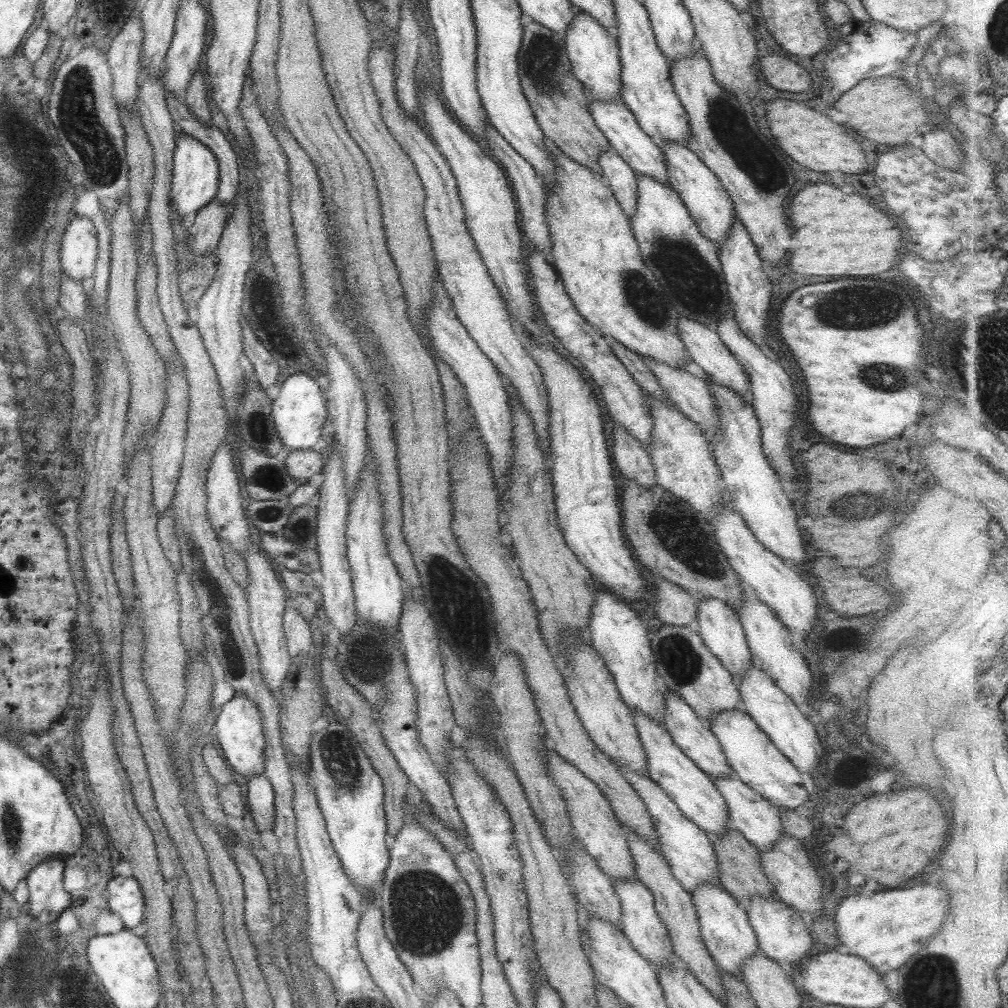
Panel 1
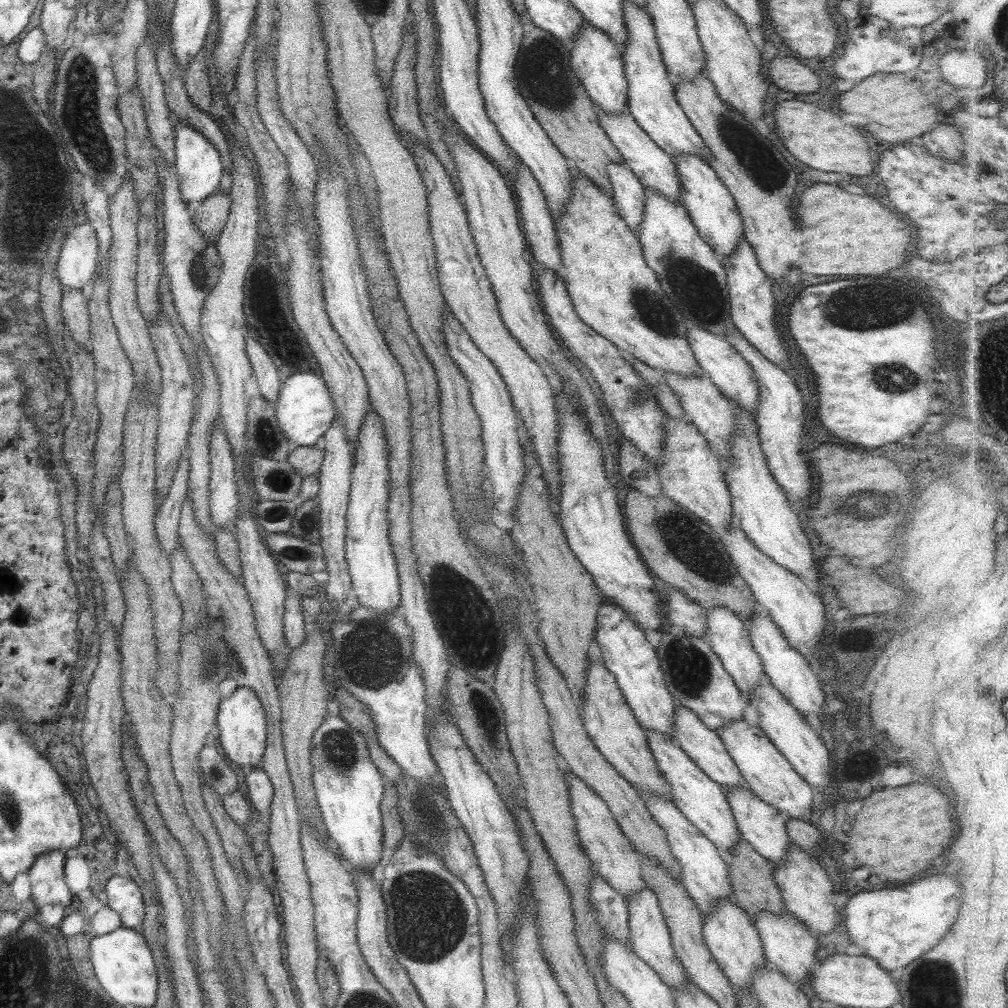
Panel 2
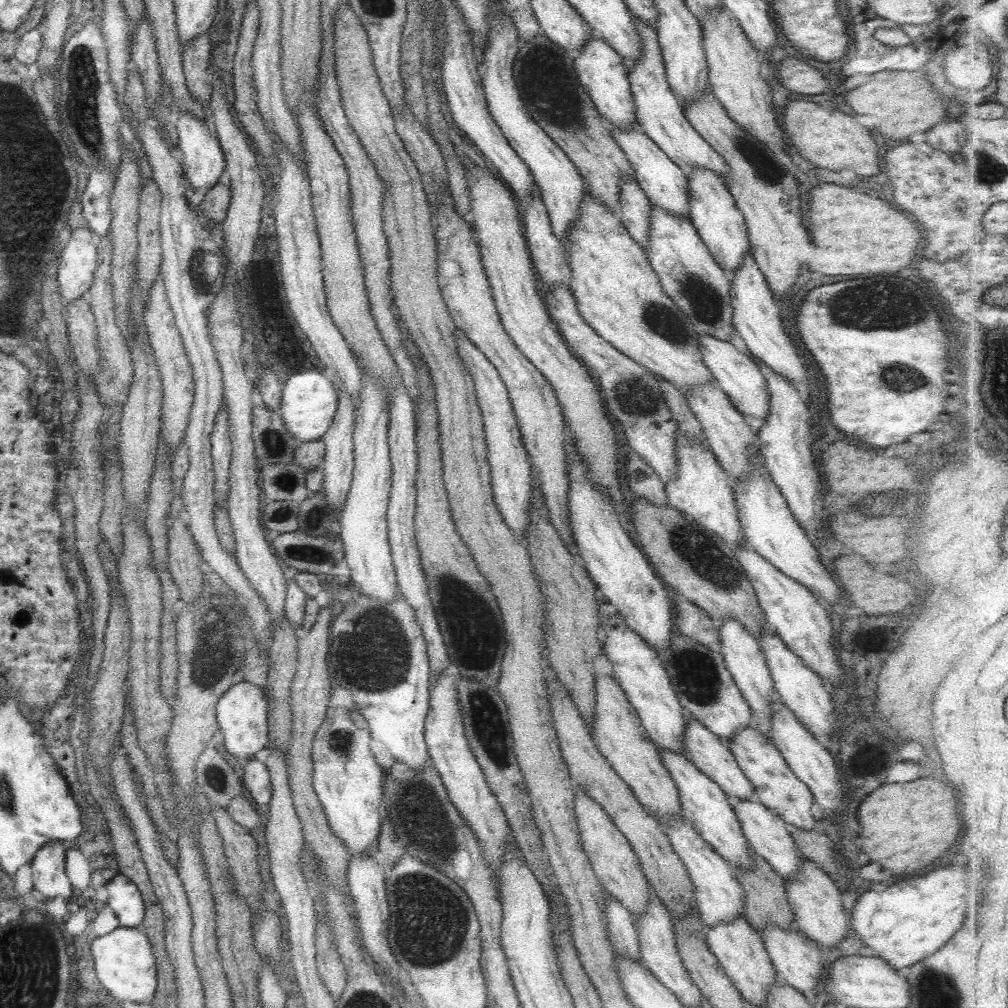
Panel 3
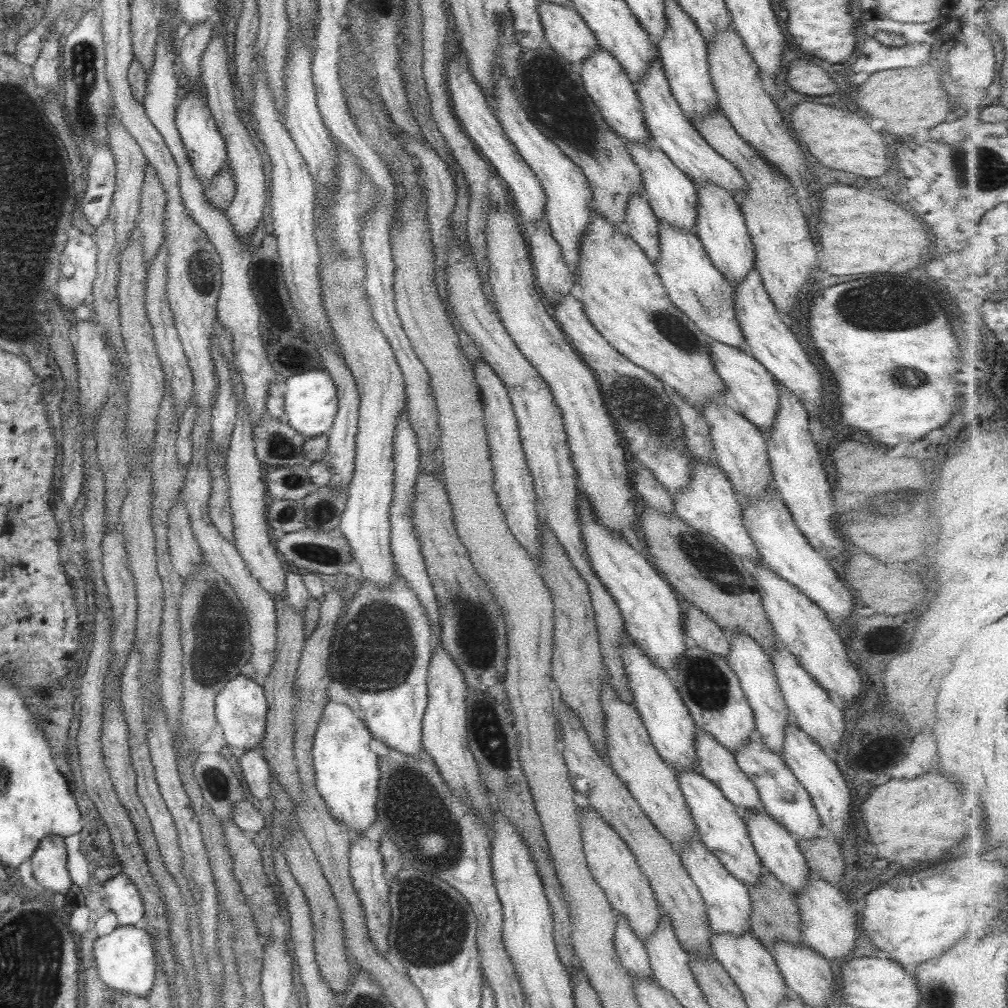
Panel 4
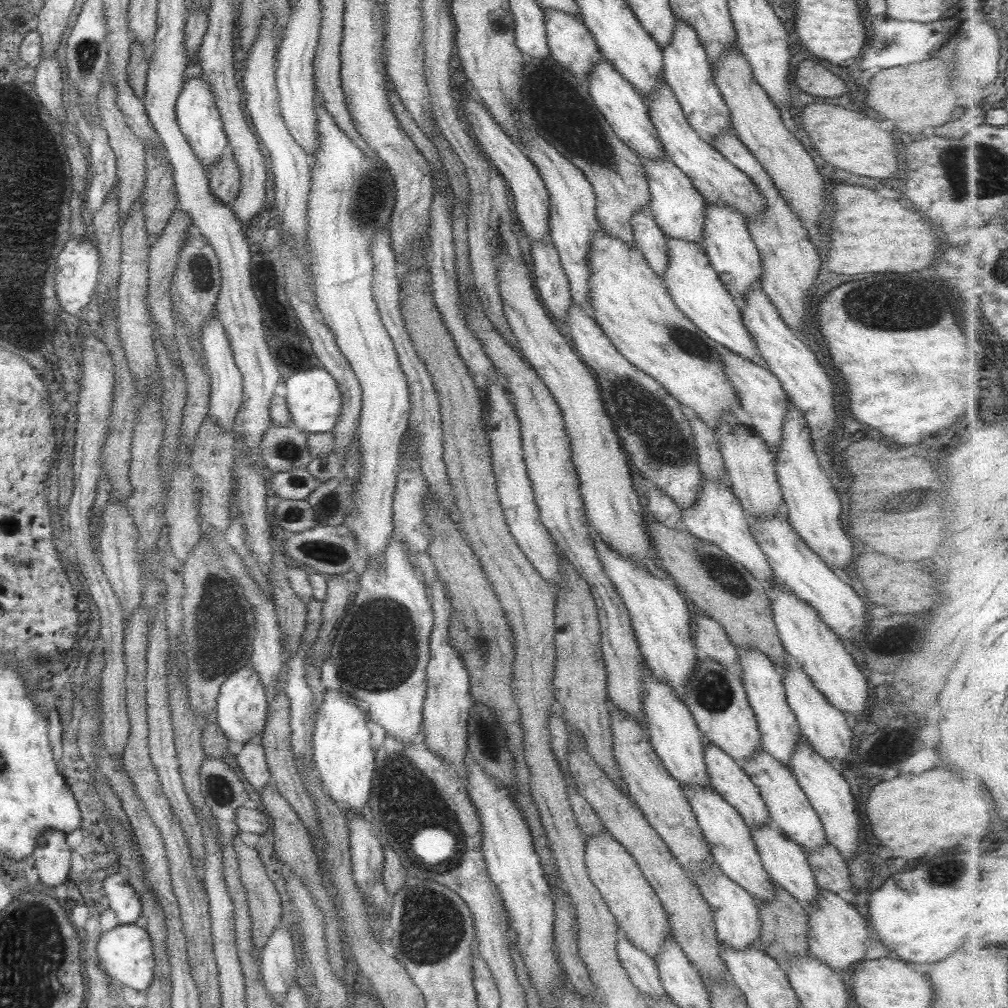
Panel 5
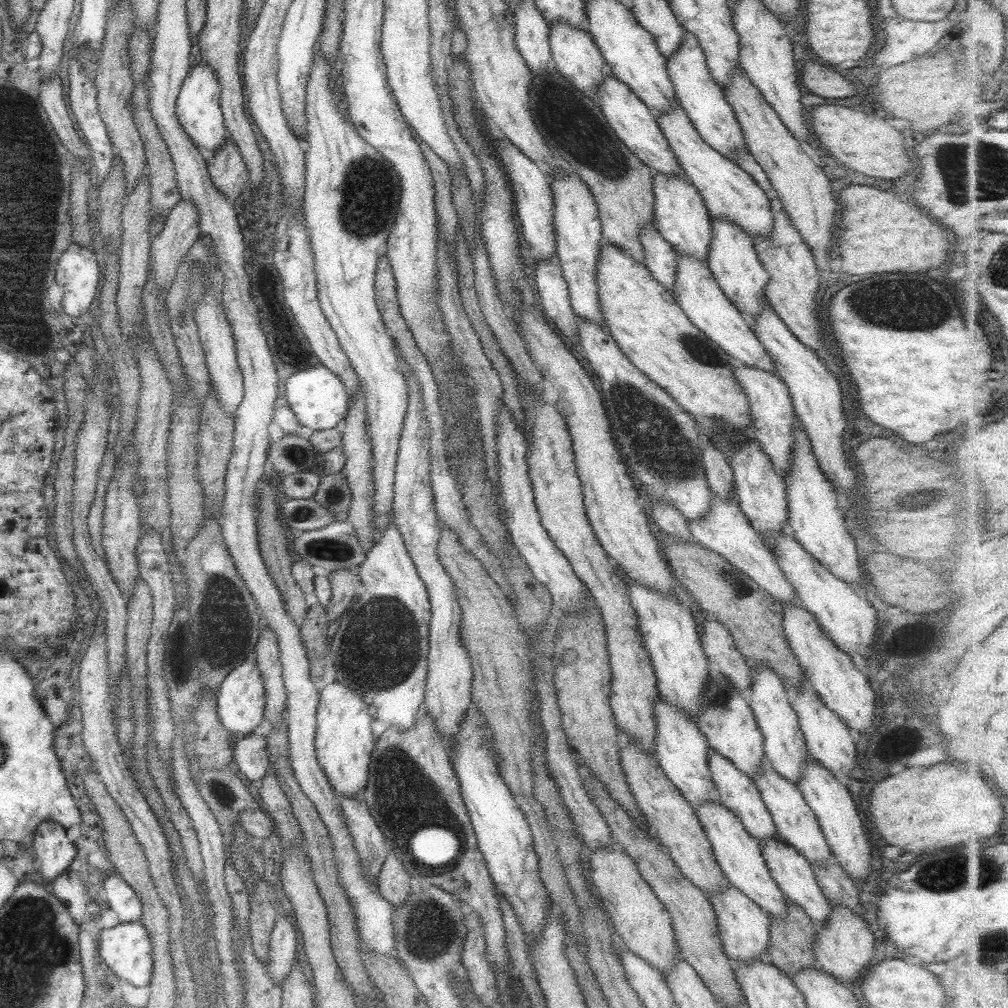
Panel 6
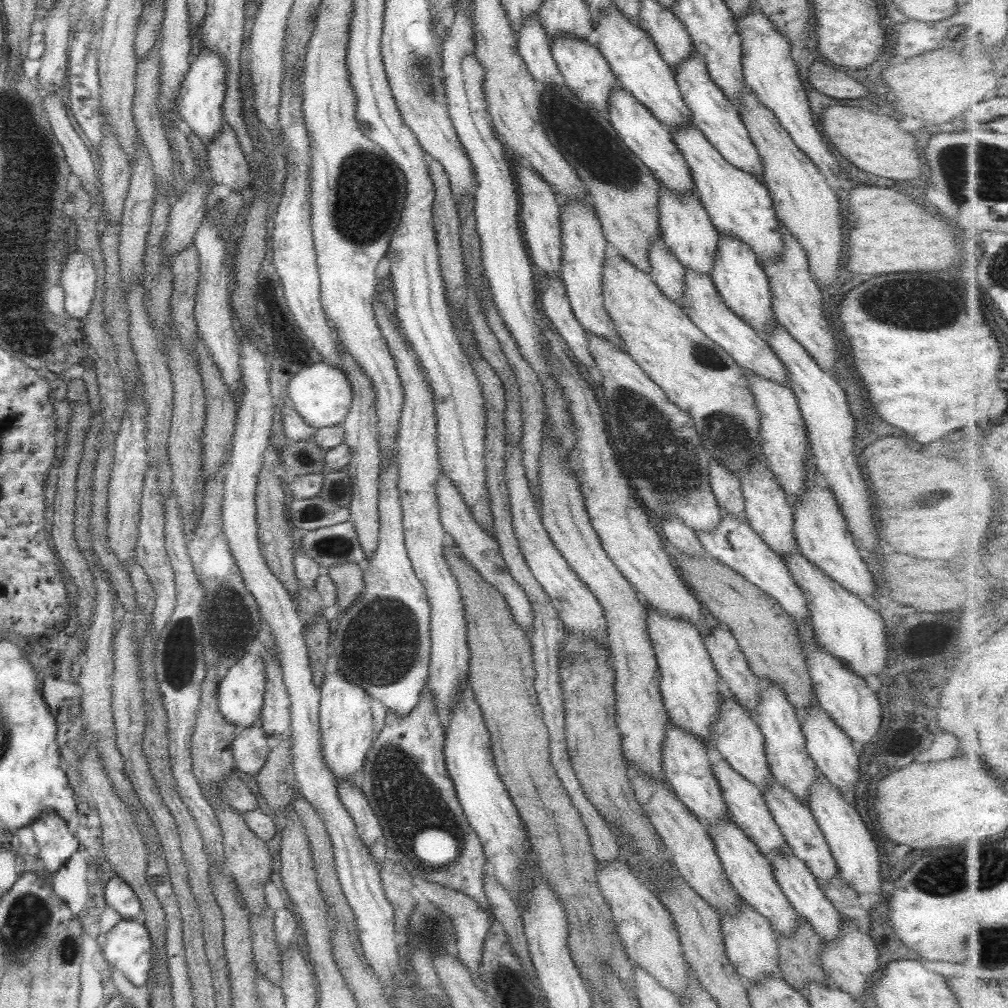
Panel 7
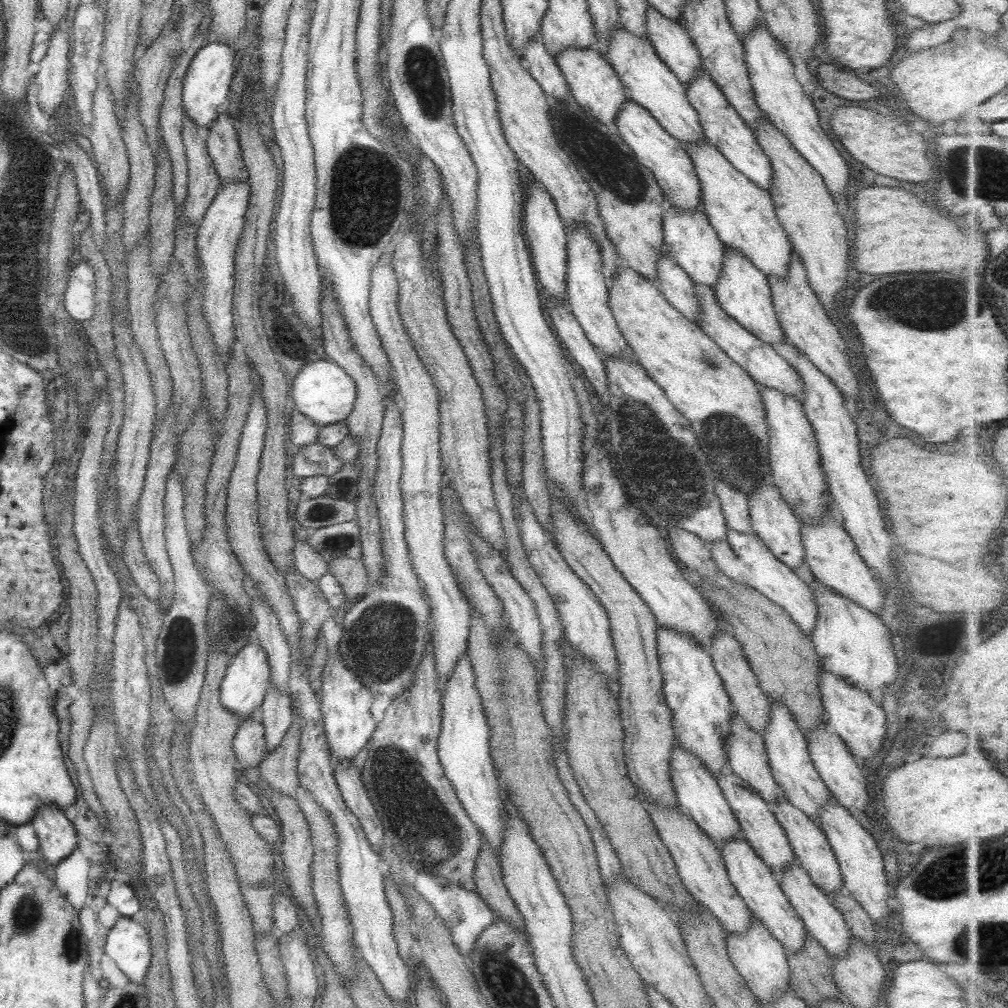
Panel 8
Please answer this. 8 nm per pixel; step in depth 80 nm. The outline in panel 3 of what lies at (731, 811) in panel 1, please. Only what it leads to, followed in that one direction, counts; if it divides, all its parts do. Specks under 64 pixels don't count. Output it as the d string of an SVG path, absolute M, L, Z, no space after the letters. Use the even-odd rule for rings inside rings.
M735 800L732 803L749 850L765 860L783 880L788 879L799 867L800 859L785 821L762 804L750 800Z

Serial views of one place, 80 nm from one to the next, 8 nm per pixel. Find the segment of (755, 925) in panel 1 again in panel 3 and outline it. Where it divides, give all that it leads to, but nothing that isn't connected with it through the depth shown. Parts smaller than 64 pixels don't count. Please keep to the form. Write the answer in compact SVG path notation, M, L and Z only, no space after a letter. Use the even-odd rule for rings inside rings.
M777 927L765 928L765 932L761 935L771 969L775 975L775 982L778 985L786 984L800 992L806 999L810 1001L815 998L815 993L820 993L819 981L820 974L823 974L823 950L819 948L817 943L805 936L801 936L797 930L783 930Z

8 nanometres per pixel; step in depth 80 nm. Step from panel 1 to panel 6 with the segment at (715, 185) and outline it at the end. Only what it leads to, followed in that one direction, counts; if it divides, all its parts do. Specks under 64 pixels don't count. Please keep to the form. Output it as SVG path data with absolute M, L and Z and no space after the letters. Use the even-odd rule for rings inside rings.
M710 220L710 241L707 247L706 265L716 280L721 292L740 310L744 320L754 320L754 316L764 299L764 286L768 274L762 267L754 249L754 241L746 232L727 222Z

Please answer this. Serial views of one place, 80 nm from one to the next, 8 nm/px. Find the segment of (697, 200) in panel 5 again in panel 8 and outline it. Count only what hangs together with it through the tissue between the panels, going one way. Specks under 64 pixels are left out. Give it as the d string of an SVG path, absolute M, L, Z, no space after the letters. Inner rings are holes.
M671 205L662 215L662 244L663 251L675 264L679 265L689 278L697 284L711 287L721 270L724 244L717 238L715 231L706 220L706 216L698 208L686 211Z

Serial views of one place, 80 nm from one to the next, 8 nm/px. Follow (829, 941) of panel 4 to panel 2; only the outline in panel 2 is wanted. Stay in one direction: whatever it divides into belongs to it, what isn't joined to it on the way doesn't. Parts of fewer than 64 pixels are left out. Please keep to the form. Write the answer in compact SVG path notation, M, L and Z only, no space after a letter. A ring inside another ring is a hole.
M789 842L784 857L774 864L772 877L779 889L783 911L793 916L793 920L801 922L809 932L818 939L827 936L840 924L841 917L835 911L833 887L831 880L821 869L821 865L810 856L807 851L801 850L796 844Z

